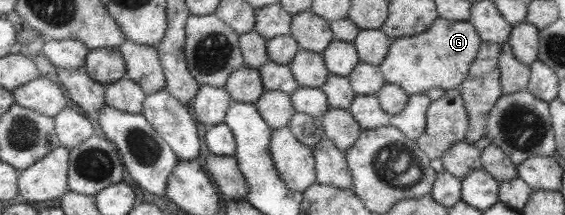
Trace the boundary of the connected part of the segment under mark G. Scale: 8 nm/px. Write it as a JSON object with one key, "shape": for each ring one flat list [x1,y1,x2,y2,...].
{"shape":[[439,17,420,35,396,38,380,68,388,83,400,85,410,95,424,93,431,88,458,89,471,72,482,44,477,28,469,20]]}

